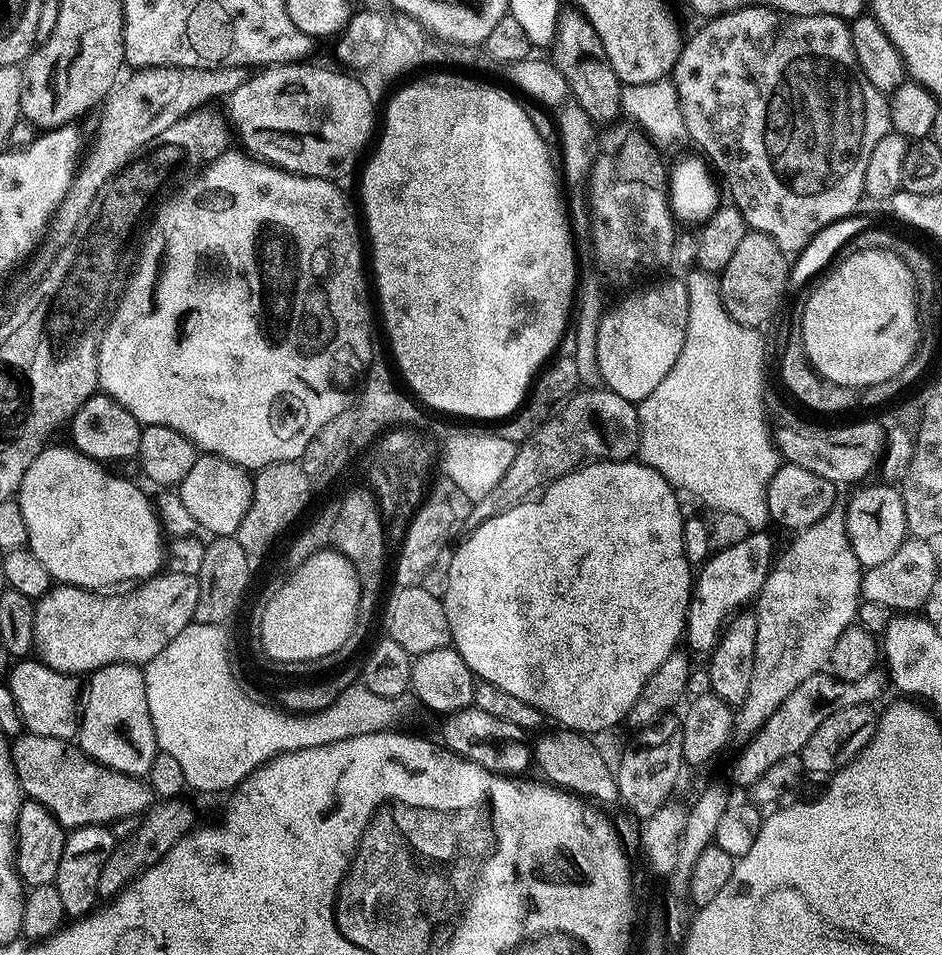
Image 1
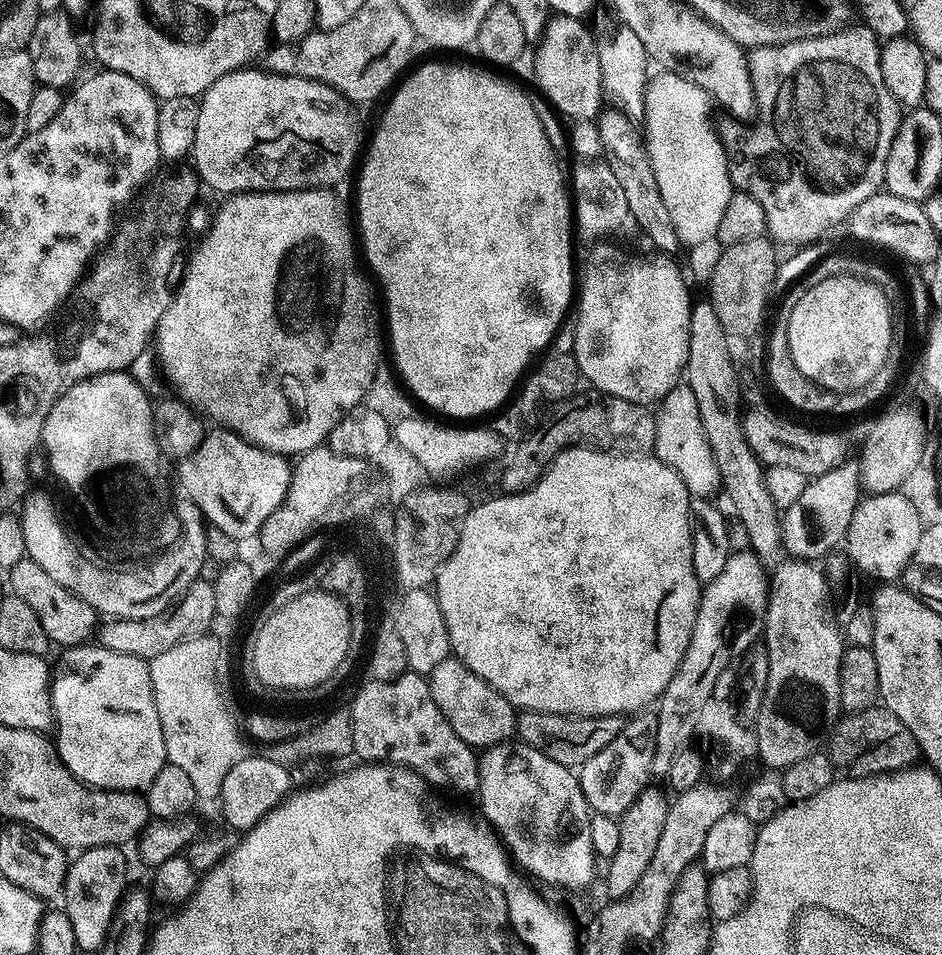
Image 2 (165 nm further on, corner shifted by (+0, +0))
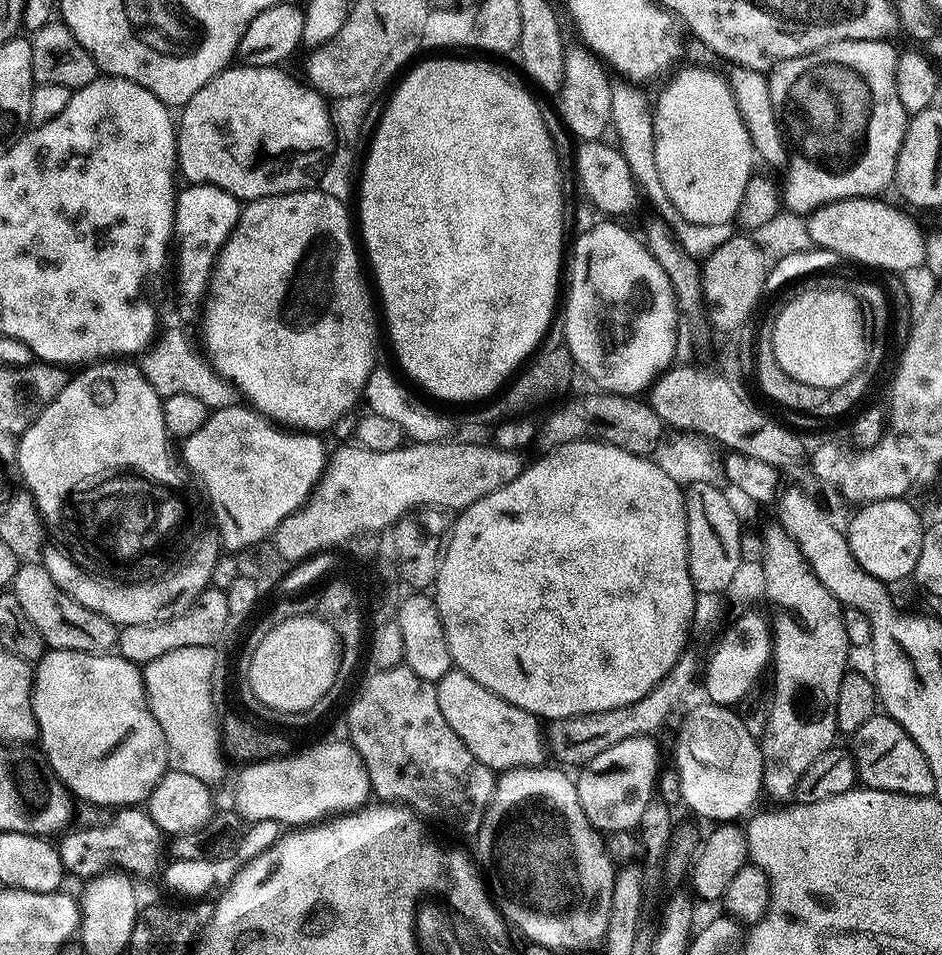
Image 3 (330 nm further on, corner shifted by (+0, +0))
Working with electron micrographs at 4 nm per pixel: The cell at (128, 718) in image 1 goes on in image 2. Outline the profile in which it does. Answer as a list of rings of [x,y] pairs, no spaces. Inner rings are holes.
[[[88,647],[63,649],[59,653],[60,669],[55,669],[50,680],[58,754],[91,788],[147,790],[158,770],[168,763],[149,661],[109,648]]]

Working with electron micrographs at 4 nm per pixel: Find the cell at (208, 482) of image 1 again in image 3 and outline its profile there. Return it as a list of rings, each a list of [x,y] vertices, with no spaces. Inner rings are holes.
[[[240,404],[213,411],[201,428],[186,437],[183,441],[184,460],[208,491],[206,500],[214,524],[216,520],[220,543],[229,553],[236,554],[267,541],[286,517],[307,503],[320,483],[330,457],[327,451],[324,453],[324,444],[320,439],[319,435],[305,430],[289,430],[269,420],[255,408]]]

